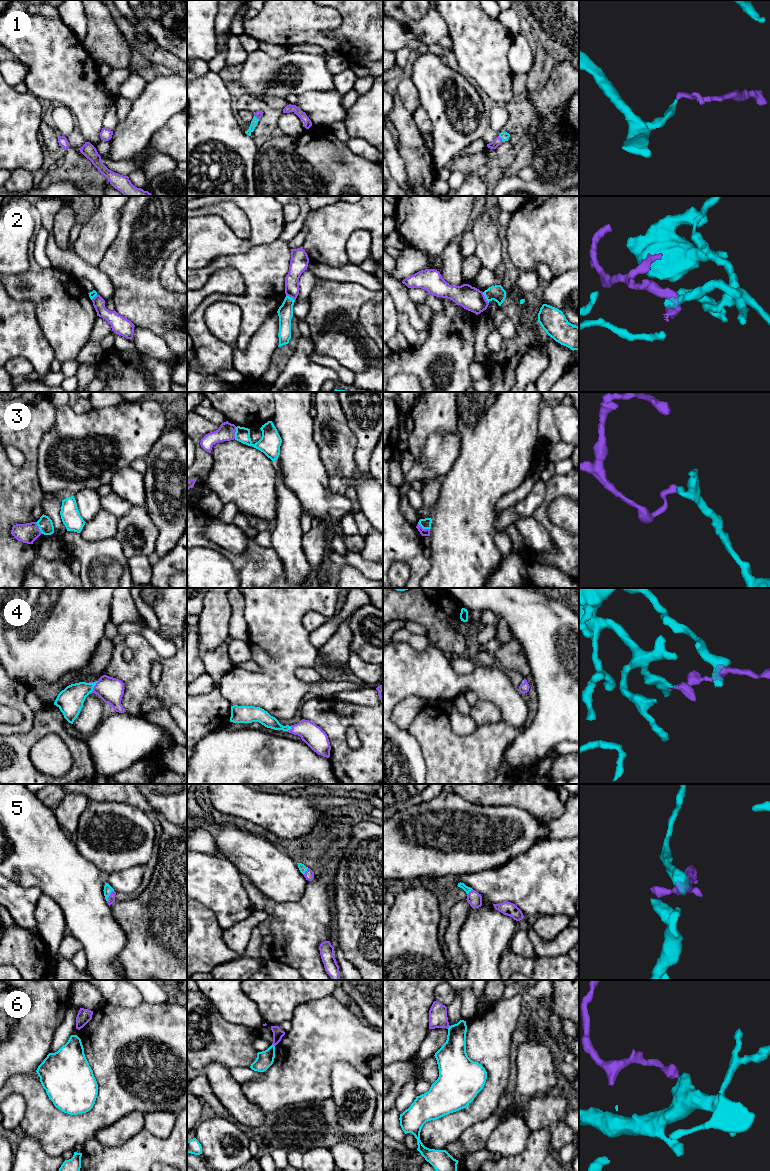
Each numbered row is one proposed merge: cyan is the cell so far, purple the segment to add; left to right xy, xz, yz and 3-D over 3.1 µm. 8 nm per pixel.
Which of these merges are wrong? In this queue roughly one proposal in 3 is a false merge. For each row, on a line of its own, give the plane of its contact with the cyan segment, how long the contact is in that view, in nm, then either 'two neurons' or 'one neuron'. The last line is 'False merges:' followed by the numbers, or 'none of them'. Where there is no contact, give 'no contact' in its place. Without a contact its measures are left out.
1: yz | 60 nm | one neuron
2: yz | 110 nm | two neurons
3: xy | 110 nm | two neurons
4: xy | 130 nm | one neuron
5: xy | 110 nm | one neuron
6: yz | 40 nm | two neurons
False merges: 2, 3, 6

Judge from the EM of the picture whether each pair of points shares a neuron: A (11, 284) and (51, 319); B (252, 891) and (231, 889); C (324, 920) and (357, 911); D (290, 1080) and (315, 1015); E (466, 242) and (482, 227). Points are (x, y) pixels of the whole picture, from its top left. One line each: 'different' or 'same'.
A: same
B: different
C: different
D: same
E: different

